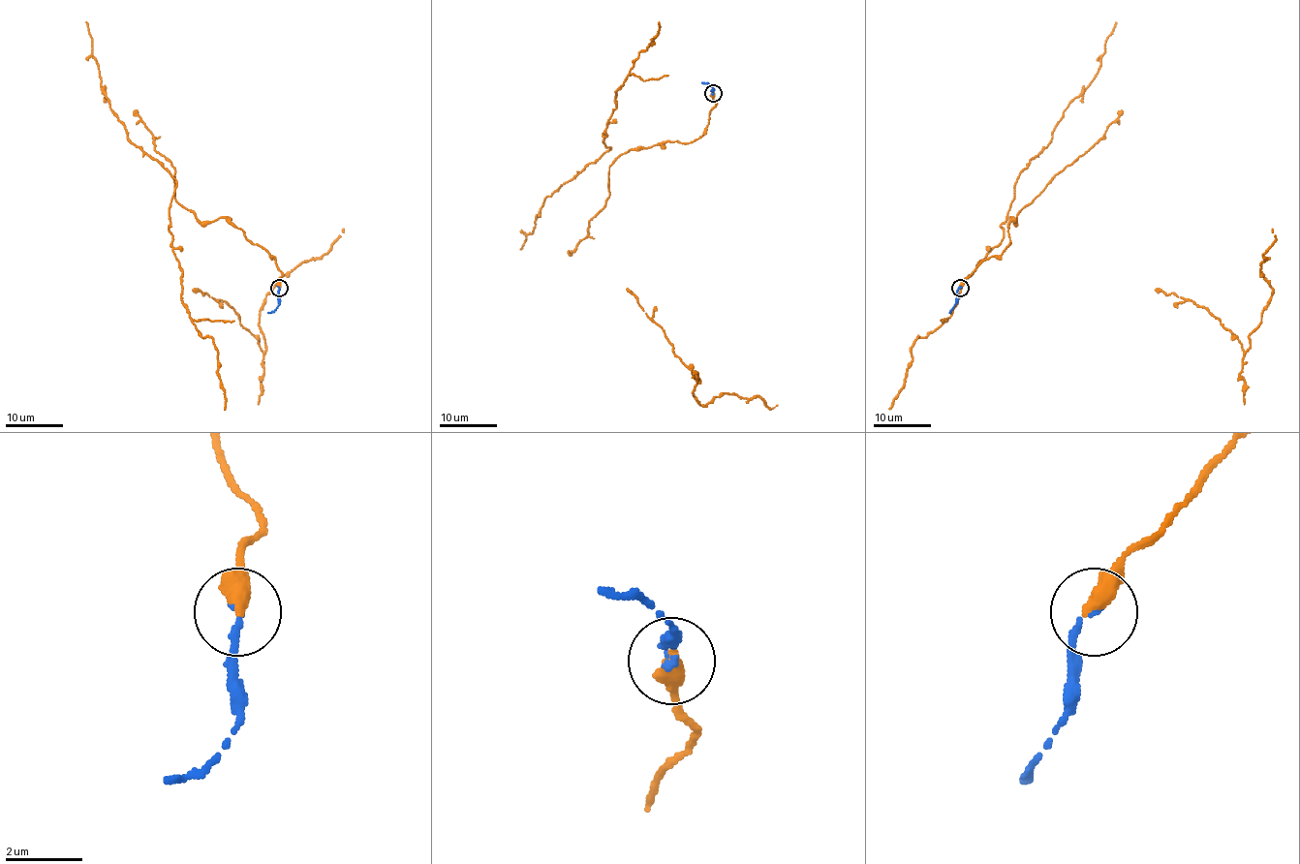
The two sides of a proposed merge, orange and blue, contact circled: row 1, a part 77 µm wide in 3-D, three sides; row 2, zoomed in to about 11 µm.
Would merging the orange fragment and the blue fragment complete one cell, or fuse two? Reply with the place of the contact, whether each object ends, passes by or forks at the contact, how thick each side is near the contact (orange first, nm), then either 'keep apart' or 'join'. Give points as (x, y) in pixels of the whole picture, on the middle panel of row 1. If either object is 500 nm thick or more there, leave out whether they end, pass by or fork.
(713, 93) | 500/160 nm | join

